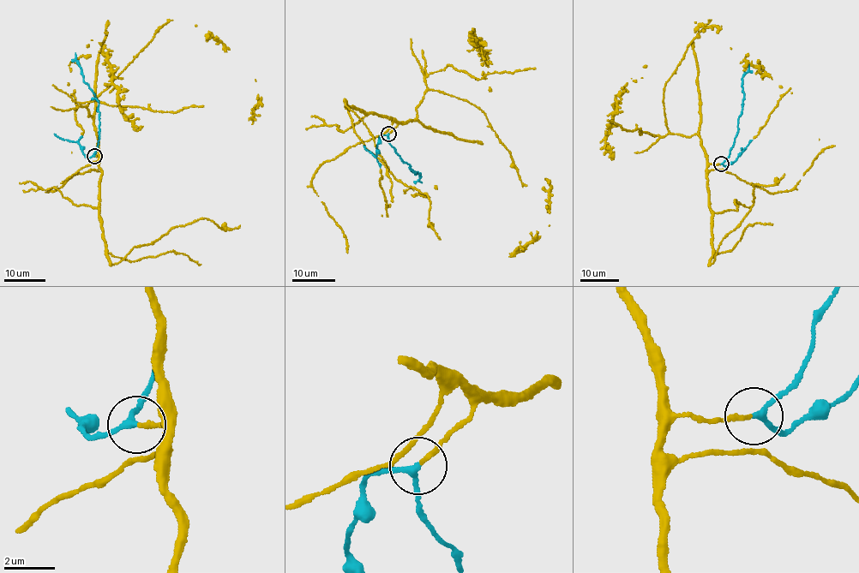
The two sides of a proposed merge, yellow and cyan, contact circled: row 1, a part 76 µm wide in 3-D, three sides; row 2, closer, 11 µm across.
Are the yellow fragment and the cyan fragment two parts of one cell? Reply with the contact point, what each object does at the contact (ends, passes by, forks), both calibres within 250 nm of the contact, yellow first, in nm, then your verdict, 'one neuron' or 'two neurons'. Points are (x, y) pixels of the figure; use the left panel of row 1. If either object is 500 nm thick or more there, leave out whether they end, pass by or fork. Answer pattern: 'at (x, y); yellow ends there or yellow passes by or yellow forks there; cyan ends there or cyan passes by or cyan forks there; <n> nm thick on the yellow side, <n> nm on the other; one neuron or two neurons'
at (94, 156); yellow ends there; cyan passes by; 160 nm thick on the yellow side, 200 nm on the other; one neuron

